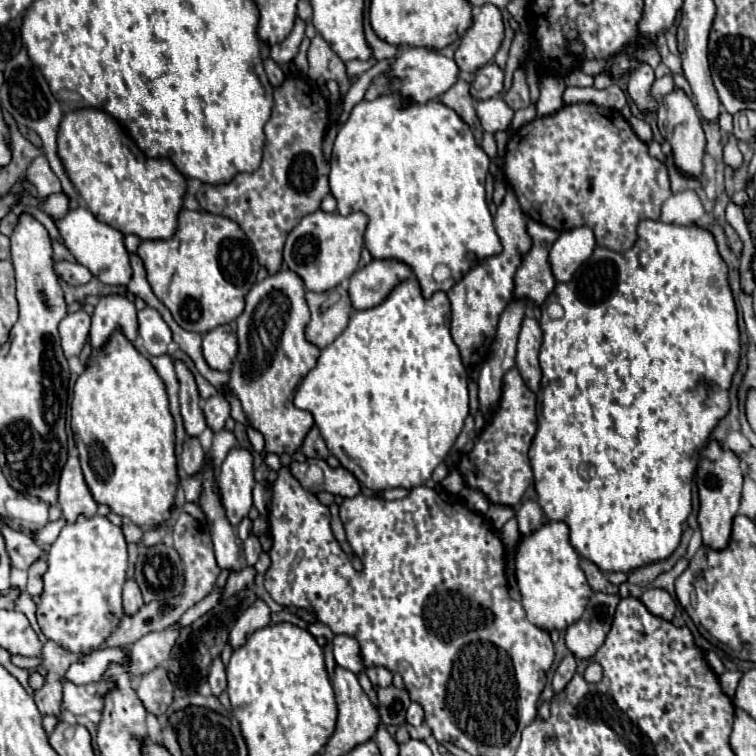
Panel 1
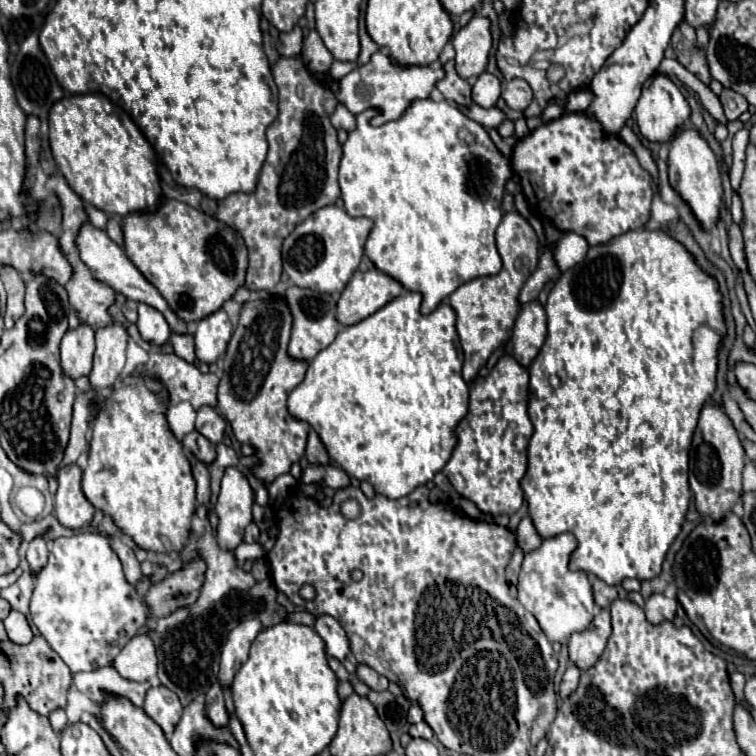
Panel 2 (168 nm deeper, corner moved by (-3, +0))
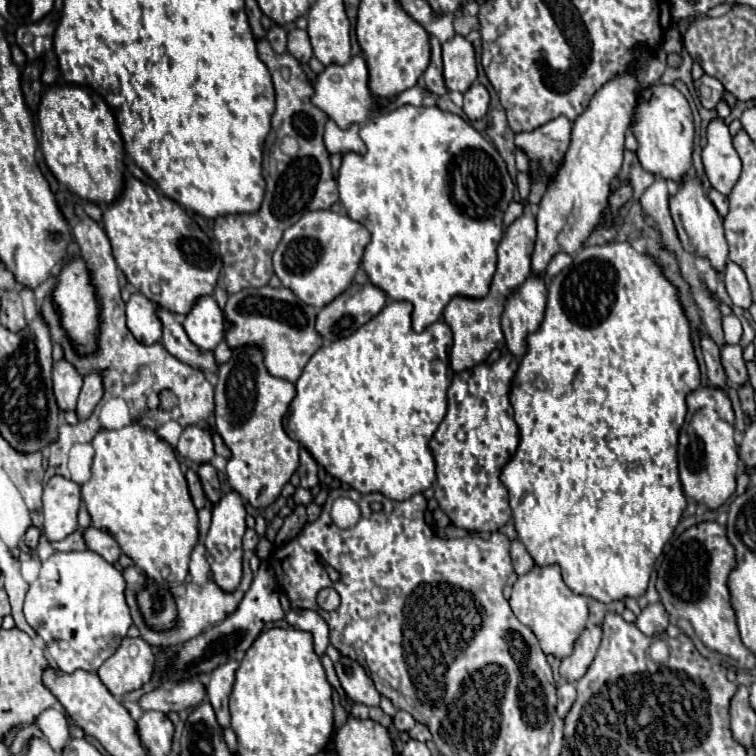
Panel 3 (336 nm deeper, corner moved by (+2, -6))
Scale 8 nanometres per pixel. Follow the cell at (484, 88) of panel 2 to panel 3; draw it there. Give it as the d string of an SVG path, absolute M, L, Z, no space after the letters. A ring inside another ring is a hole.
M474 82L470 90L464 92L464 112L472 122L486 116L488 104L490 104L490 94L480 82Z

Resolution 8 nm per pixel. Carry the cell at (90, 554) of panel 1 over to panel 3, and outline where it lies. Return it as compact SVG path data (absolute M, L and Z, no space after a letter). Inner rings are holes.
M84 550L84 552L56 552L46 562L42 562L40 578L38 582L30 584L30 590L26 594L24 602L24 614L28 624L36 630L36 634L46 642L50 656L54 658L56 666L70 674L78 668L96 672L112 652L120 646L120 642L126 638L128 628L132 626L130 610L124 600L124 578L122 572L106 562L102 556Z

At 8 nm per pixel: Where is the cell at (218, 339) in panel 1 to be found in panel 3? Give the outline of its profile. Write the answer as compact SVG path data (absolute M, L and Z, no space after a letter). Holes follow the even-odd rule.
M202 296L186 314L184 330L188 338L202 350L214 350L224 338L224 316L214 296Z

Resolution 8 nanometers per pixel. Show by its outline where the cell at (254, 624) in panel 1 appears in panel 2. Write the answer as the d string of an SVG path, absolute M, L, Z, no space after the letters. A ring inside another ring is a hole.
M251 618L251 620L243 620L237 628L233 628L229 632L223 652L221 652L219 682L223 686L233 682L233 674L239 670L241 662L245 662L245 658L249 654L249 646L261 628L263 628L263 624L257 618Z

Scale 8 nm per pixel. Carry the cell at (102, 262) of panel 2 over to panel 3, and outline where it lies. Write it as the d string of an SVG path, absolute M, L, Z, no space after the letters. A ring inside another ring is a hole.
M158 310L158 316L162 320L162 326L164 326L164 334L162 334L162 344L164 348L176 356L178 360L198 368L200 372L212 372L216 374L218 366L216 366L216 360L214 360L214 354L212 352L202 352L198 346L194 346L188 338L188 334L184 332L182 324L178 324L174 320L174 316L168 312L168 310Z

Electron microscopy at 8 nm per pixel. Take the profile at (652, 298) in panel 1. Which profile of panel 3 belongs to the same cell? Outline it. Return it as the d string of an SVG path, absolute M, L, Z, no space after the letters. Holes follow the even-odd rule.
M608 242L608 244L602 244L602 246L586 246L586 248L580 248L576 254L574 254L574 262L564 268L560 274L556 274L550 282L548 282L548 302L546 302L546 312L544 312L544 320L540 324L540 328L532 334L526 336L526 354L520 358L520 366L518 366L518 372L512 380L512 388L510 388L510 404L514 408L514 420L520 428L520 444L518 444L518 450L514 452L514 456L504 464L502 472L500 472L500 480L502 484L506 486L508 494L510 494L510 508L512 508L512 518L514 518L514 528L518 532L518 540L526 546L528 554L532 556L534 564L536 566L550 566L550 564L558 564L562 568L562 578L566 582L566 586L574 592L574 594L580 594L580 596L590 596L598 602L612 602L612 600L624 600L624 598L638 598L646 592L646 586L648 586L648 580L650 580L650 572L652 572L652 566L656 562L656 558L662 554L662 548L664 544L670 540L670 536L674 534L674 528L678 526L680 518L682 518L682 512L686 508L686 496L682 492L682 484L680 484L680 476L678 476L678 460L676 460L676 450L678 450L678 430L680 426L684 424L684 416L686 416L686 394L696 390L700 386L700 368L698 368L698 362L696 362L696 356L694 356L694 348L692 348L692 342L690 342L690 328L688 328L688 320L684 316L684 310L682 310L682 304L678 302L678 296L676 296L676 288L662 276L662 270L654 264L654 260L646 254L638 254L628 242Z

